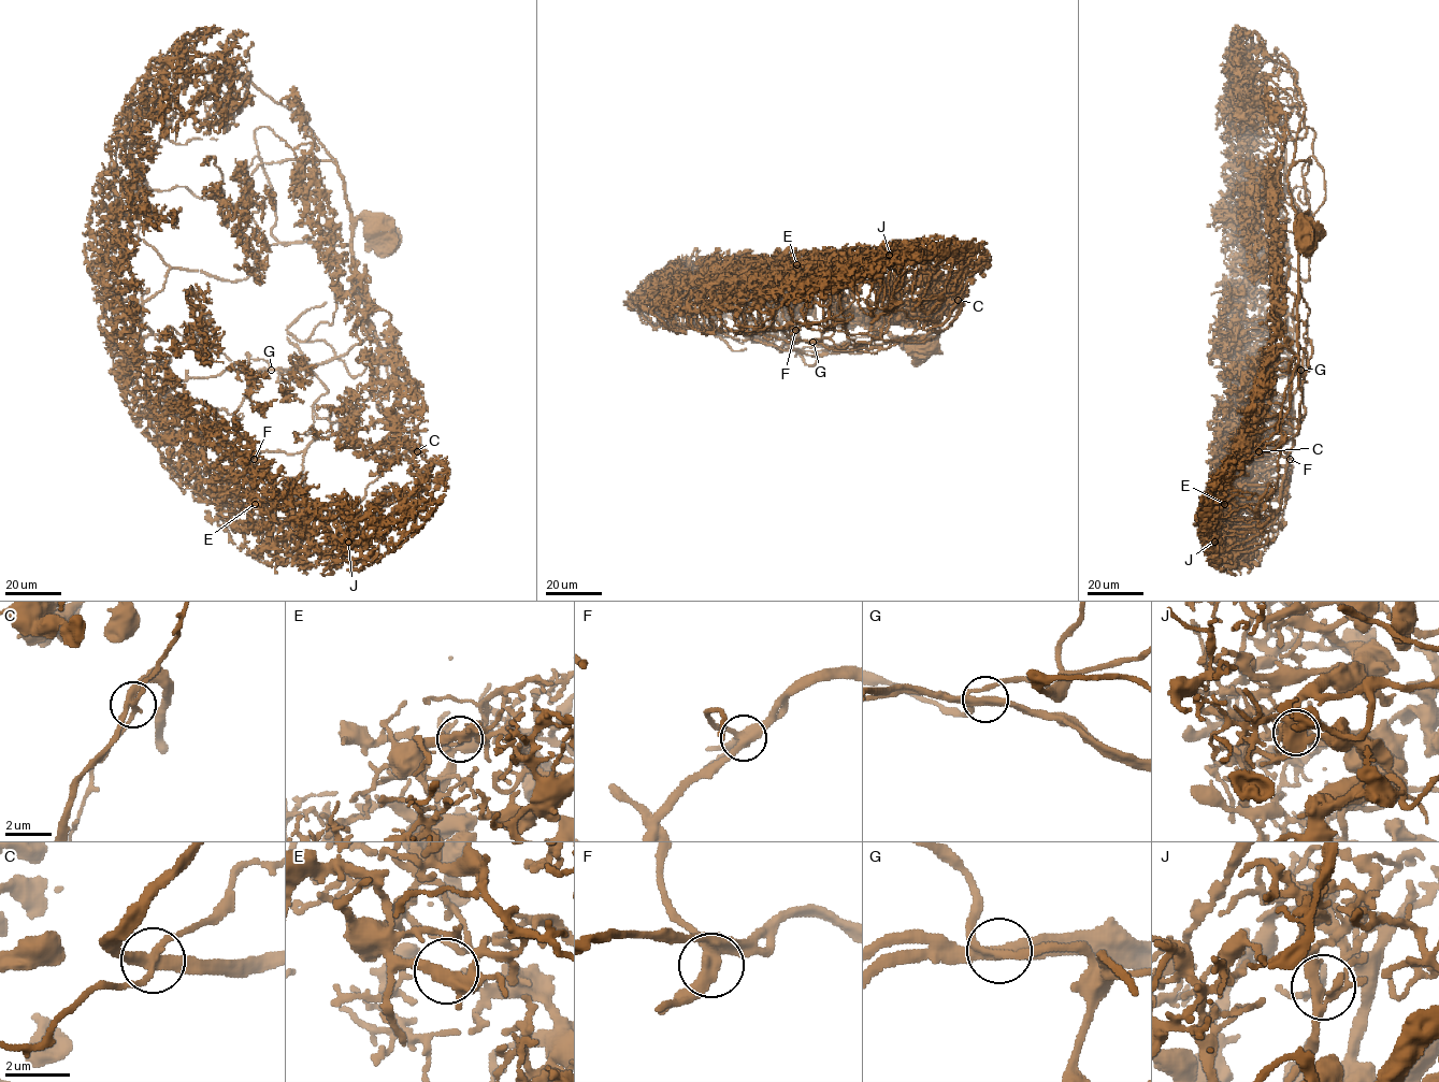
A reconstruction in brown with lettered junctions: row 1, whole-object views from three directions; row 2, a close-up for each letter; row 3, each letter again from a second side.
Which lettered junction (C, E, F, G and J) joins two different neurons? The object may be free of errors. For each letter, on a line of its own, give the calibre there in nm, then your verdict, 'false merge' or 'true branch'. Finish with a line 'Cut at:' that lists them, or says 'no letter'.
C: 280 nm | true branch
E: 320 nm | true branch
F: 360 nm | true branch
G: 300 nm | true branch
J: 240 nm | true branch
Cut at: no letter

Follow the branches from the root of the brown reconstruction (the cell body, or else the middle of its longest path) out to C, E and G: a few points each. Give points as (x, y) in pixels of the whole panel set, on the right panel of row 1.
C: (1301, 226), (1299, 218), (1299, 364), (1283, 392), (1278, 429), (1255, 449), (1258, 450)
E: (1301, 226), (1299, 218), (1301, 403), (1293, 447), (1285, 452), (1286, 480), (1245, 498), (1231, 494), (1224, 504)
G: (1301, 226), (1299, 218), (1296, 341), (1307, 354), (1310, 368), (1300, 370)

